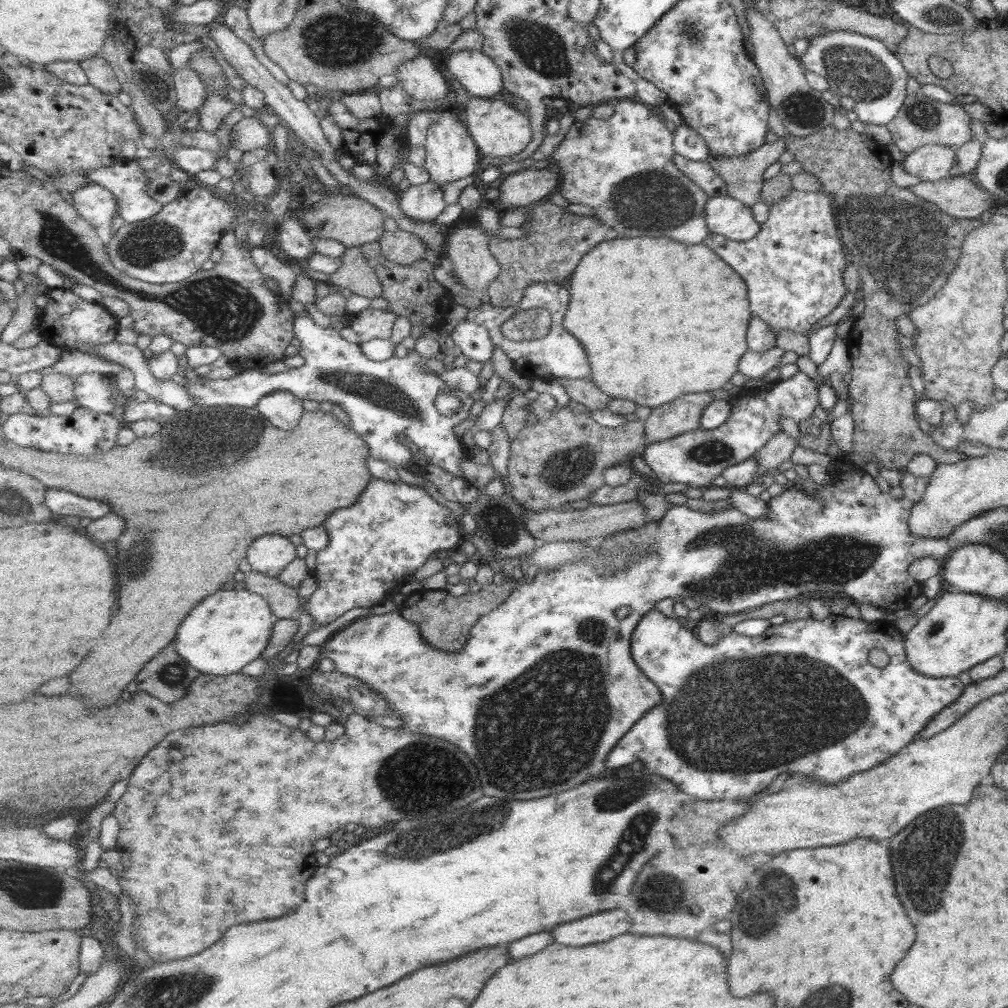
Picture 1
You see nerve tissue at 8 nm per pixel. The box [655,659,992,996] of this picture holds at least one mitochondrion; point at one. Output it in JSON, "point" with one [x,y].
{"point":[925,854]}

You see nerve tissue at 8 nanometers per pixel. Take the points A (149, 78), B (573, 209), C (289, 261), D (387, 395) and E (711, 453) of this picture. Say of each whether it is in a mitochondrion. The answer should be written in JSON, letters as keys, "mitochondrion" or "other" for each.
{"A":"other","B":"other","C":"other","D":"mitochondrion","E":"mitochondrion"}

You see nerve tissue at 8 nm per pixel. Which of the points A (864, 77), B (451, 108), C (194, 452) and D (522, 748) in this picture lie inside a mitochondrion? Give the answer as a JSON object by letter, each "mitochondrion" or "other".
{"A":"mitochondrion","B":"other","C":"mitochondrion","D":"mitochondrion"}

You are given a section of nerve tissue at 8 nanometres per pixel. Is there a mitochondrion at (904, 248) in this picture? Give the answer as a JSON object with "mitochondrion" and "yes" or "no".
{"mitochondrion":"yes"}

